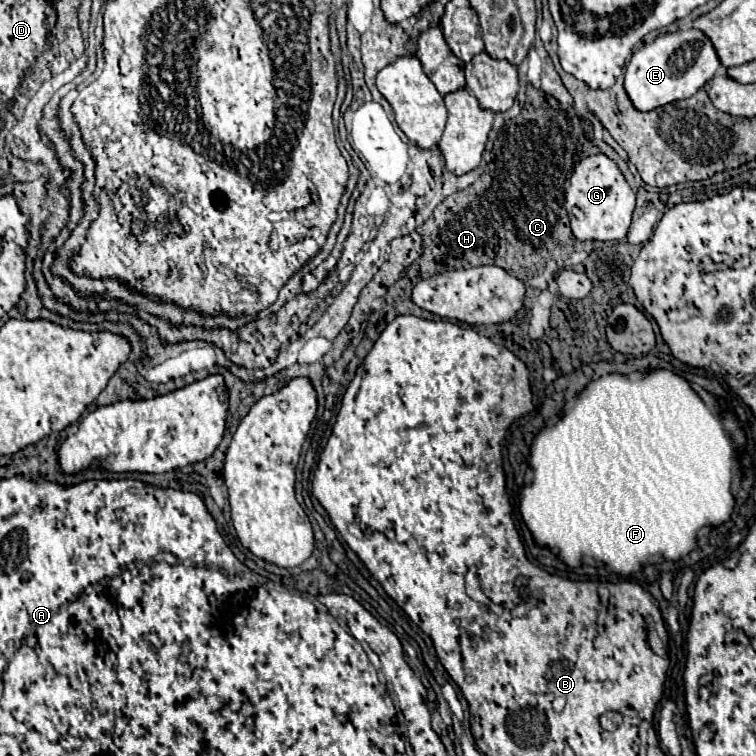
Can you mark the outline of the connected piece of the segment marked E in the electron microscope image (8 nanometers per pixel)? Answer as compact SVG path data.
M686 28L682 32L660 34L654 42L638 48L626 68L624 88L632 104L638 110L648 112L674 100L690 98L718 72L718 68L720 60L716 58L716 50L712 50L708 36L696 28Z

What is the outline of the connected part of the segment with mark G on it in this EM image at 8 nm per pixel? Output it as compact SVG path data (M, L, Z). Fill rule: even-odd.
M594 154L576 164L566 192L566 210L572 232L578 240L624 240L634 212L636 194L624 180L614 160L604 154Z

